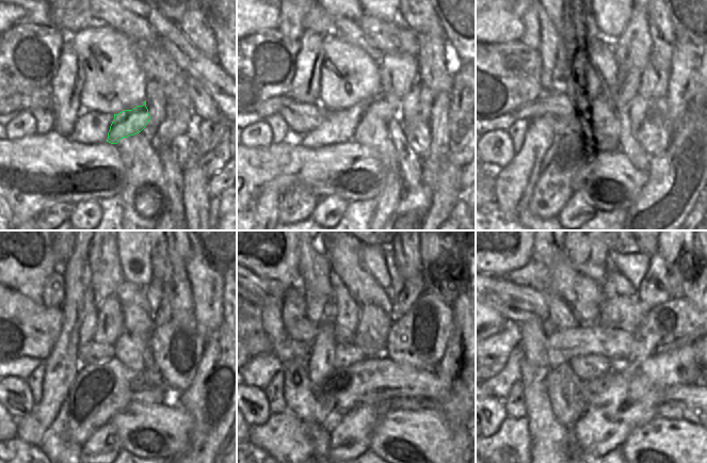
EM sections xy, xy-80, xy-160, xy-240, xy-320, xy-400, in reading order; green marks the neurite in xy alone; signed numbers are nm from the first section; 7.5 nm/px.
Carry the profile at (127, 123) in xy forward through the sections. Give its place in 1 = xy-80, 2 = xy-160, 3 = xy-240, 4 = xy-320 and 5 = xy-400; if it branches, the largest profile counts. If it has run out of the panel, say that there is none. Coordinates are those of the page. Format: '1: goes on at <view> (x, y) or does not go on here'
1: goes on at xy-80 (386, 108)
2: goes on at xy-160 (629, 88)
3: goes on at xy-240 (159, 308)
4: goes on at xy-320 (404, 293)
5: goes on at xy-400 (649, 274)

